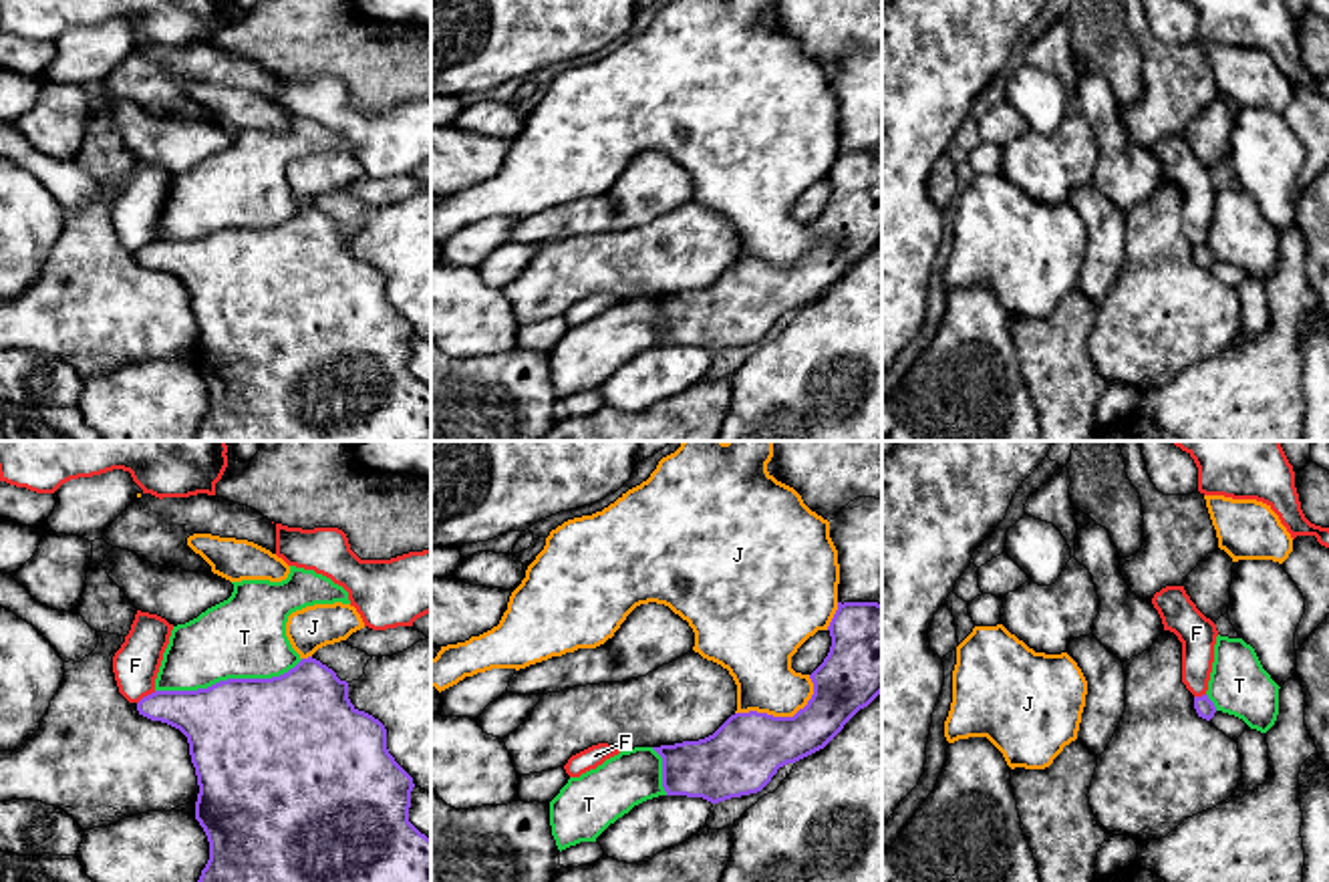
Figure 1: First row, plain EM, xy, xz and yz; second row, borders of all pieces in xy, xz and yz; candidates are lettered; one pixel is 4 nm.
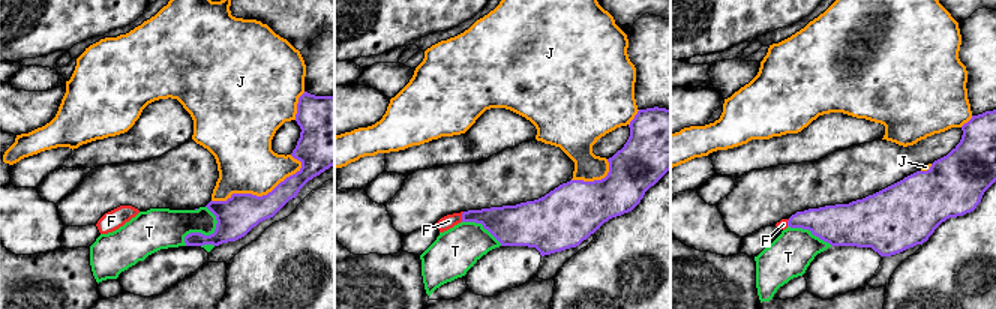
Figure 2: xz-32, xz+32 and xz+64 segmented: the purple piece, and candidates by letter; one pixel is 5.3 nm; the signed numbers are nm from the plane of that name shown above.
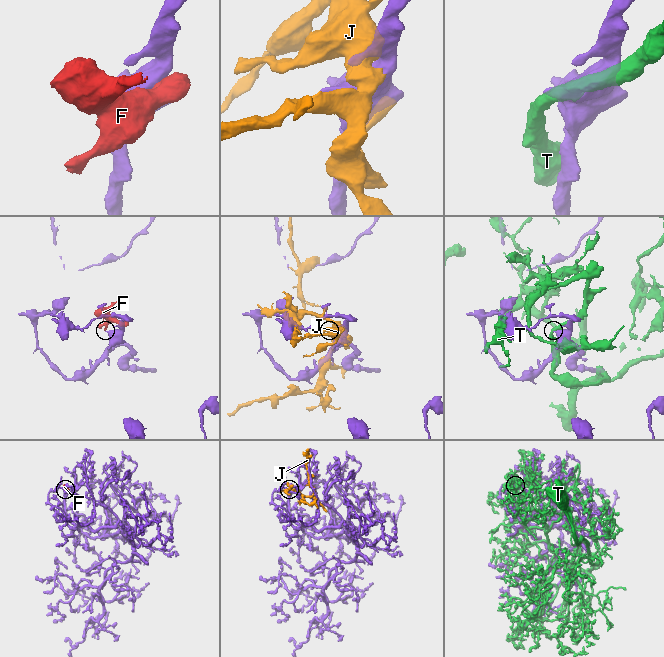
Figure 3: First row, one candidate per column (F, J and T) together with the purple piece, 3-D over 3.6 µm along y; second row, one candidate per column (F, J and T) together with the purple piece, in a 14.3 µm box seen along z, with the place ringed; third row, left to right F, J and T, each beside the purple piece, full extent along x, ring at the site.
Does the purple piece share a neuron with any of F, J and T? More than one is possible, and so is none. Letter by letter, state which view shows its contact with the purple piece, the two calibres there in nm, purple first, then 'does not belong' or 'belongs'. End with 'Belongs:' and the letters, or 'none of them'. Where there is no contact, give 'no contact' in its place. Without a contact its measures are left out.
F: contact in xy; calibres 220 and 190 nm; does not belong
J: contact in xz; calibres 300 and 260 nm; does not belong
T: contact in xy; calibres 480 and 340 nm; does not belong
Belongs: none of them

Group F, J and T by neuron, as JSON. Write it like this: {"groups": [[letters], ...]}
{"groups": [["F"], ["J"], ["T"]]}

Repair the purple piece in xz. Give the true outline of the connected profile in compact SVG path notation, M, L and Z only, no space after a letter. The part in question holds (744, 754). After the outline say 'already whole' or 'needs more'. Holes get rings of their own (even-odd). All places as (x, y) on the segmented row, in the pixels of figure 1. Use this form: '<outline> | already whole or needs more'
M838 602L828 626L832 646L809 675L814 695L793 717L735 713L713 735L699 741L652 747L662 757L667 795L703 797L719 803L761 791L779 767L824 749L844 725L882 693L882 604Z | already whole

